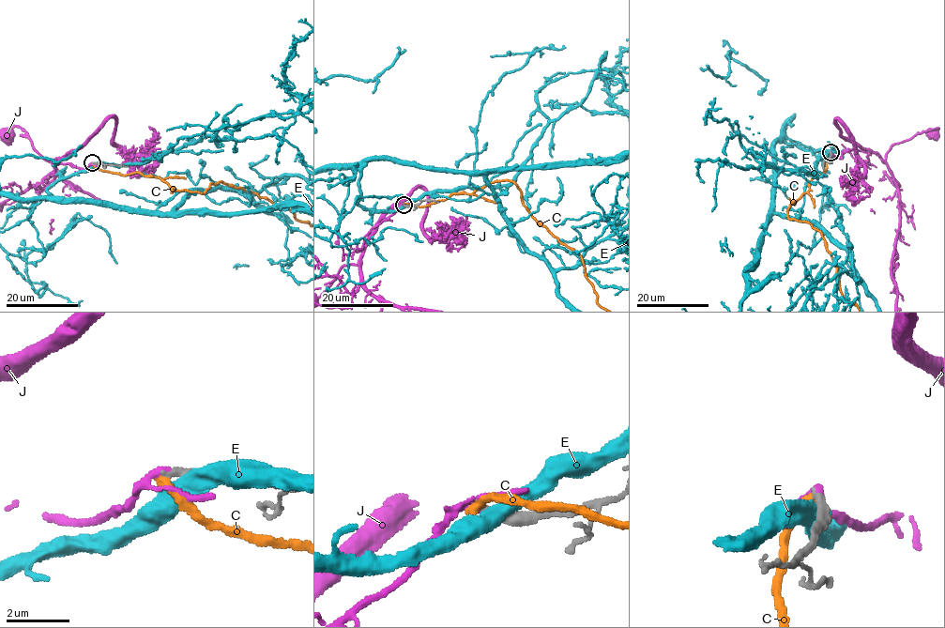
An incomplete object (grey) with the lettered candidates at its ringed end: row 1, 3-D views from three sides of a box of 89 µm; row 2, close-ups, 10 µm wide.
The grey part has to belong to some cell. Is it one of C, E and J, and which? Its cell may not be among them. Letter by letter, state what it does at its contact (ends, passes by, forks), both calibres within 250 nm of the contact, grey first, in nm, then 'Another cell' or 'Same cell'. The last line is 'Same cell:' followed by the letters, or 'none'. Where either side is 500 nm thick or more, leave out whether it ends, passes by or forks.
C: It ends there. Thickness 280 nm (grey) against 320 nm. Another cell
E: Thickness 440 nm (grey) against 500 nm. Another cell
J: It passes by. Thickness 280 nm (grey) against 170 nm. Same cell
Same cell: J

